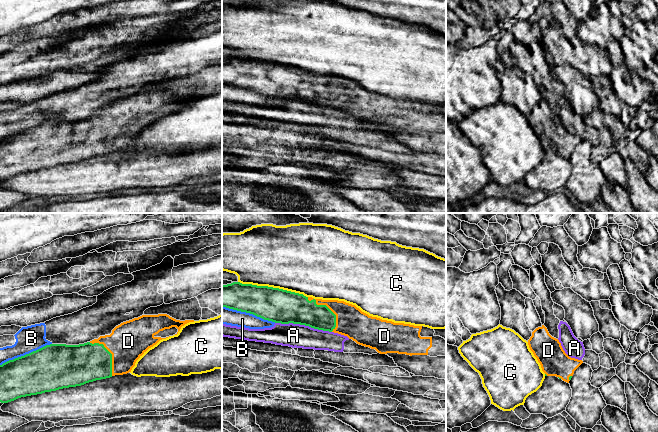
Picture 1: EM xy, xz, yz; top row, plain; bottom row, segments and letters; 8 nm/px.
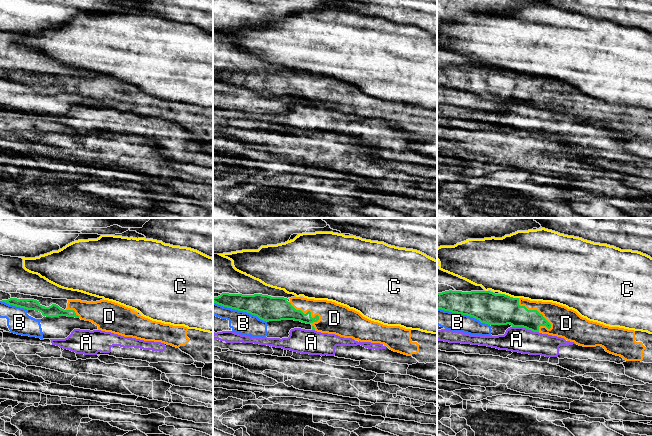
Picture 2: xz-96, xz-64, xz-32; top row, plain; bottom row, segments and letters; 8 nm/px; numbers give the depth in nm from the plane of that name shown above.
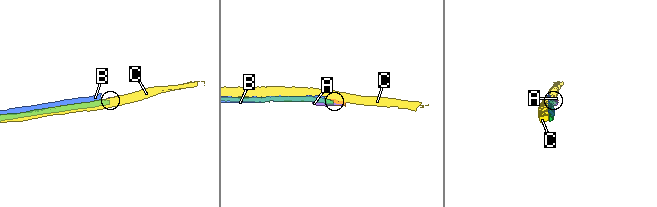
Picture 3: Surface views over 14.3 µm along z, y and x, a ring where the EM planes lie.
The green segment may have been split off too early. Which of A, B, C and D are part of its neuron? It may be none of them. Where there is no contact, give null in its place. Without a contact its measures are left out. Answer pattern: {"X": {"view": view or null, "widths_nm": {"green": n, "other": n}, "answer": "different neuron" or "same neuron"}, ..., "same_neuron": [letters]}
{"A": {"view": "xz", "widths_nm": {"green": 280, "other": 190}, "answer": "different neuron"}, "B": {"view": "xz", "widths_nm": {"green": 280, "other": 140}, "answer": "different neuron"}, "C": {"view": "xz", "widths_nm": {"green": 280, "other": 500}, "answer": "different neuron"}, "D": {"view": "xz", "widths_nm": {"green": 240, "other": 240}, "answer": "same neuron"}, "same_neuron": ["D"]}

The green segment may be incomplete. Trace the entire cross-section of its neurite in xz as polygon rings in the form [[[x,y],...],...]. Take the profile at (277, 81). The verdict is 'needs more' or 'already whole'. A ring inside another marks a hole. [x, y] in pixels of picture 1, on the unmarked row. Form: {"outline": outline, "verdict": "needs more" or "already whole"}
{"outline": [[[233,58],[222,61],[222,83],[250,89],[275,99],[300,100],[338,109],[347,112],[359,121],[375,125],[380,130],[446,132],[446,116],[435,112],[434,105],[372,93],[355,81],[344,77],[314,75],[279,64]]], "verdict": "needs more"}

